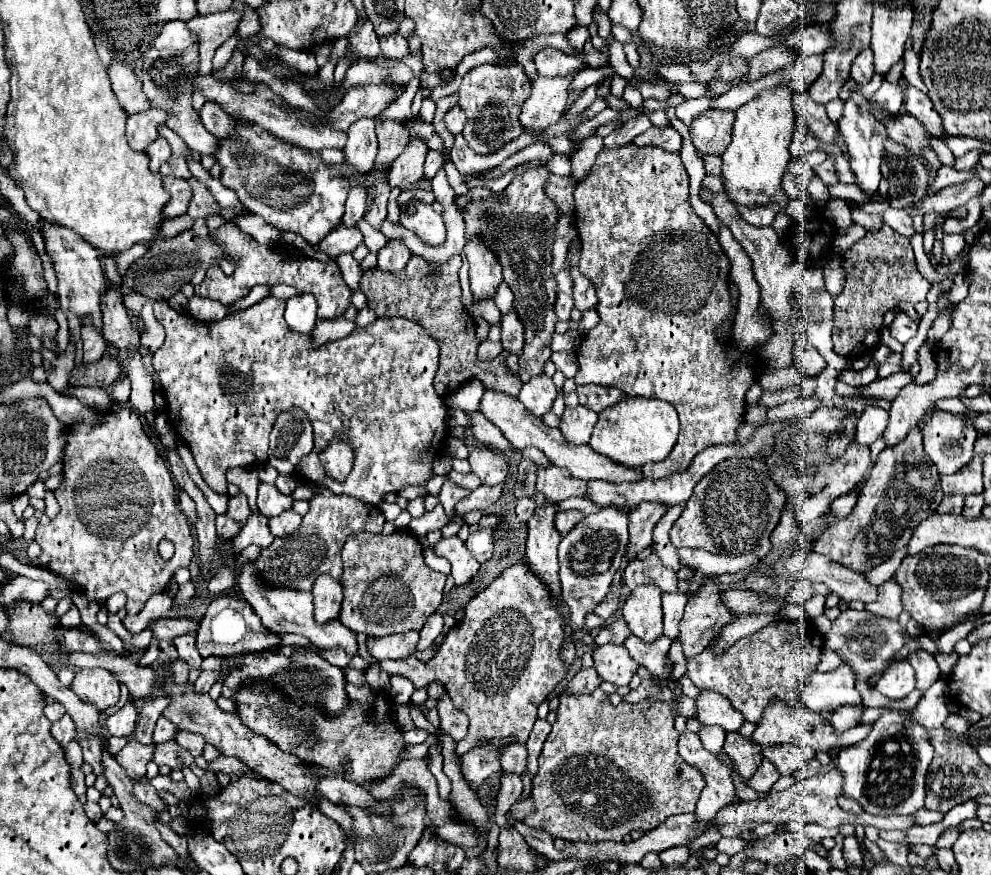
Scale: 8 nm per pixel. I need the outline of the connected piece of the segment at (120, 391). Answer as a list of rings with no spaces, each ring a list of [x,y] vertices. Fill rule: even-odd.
[[[123,377],[121,381],[113,385],[113,401],[115,401],[115,409],[129,401],[129,379],[127,377]]]

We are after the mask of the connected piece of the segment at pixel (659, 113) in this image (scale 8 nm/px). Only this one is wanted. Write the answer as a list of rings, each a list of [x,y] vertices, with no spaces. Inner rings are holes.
[[[663,109],[655,111],[644,110],[643,113],[649,116],[652,124],[656,127],[665,127],[671,125]]]

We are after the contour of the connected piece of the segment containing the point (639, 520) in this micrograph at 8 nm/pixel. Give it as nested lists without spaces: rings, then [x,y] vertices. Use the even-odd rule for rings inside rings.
[[[643,501],[629,513],[629,561],[633,561],[641,549],[653,543],[653,529],[665,511],[667,505],[663,503]]]

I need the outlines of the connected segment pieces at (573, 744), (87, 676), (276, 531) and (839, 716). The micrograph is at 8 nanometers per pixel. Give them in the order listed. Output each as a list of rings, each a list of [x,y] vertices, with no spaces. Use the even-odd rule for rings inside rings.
[[[598,688],[589,695],[561,693],[557,721],[539,755],[539,773],[533,779],[533,801],[537,813],[525,823],[541,827],[553,837],[575,843],[623,841],[635,829],[655,829],[667,817],[695,813],[703,791],[703,775],[687,765],[677,753],[679,731],[675,731],[675,703],[645,699],[643,703],[611,705],[609,693]]]
[[[79,669],[71,683],[71,689],[81,701],[95,705],[99,711],[117,705],[121,697],[120,683],[105,669]]]
[[[287,511],[287,513],[281,513],[279,517],[271,517],[269,525],[275,537],[287,537],[301,525],[301,515],[295,511]]]
[[[843,705],[839,707],[835,713],[833,713],[833,719],[831,719],[831,727],[837,731],[837,733],[843,733],[851,727],[857,727],[861,721],[861,711],[855,709],[855,705]]]

